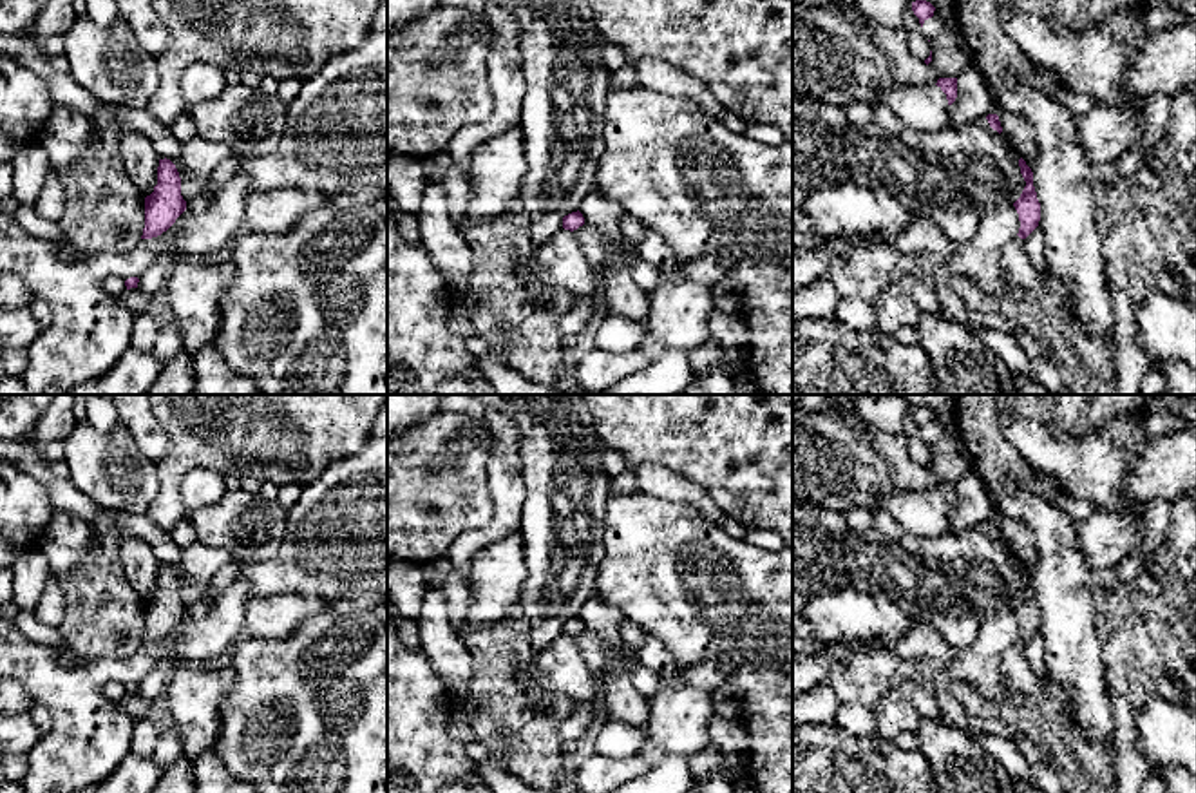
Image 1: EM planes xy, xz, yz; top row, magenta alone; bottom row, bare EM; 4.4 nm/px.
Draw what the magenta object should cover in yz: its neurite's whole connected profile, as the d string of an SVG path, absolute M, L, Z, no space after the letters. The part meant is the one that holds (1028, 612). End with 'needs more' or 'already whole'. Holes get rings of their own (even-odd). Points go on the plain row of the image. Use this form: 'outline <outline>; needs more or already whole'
outline M1020 563L1019 565L1019 572L1020 572L1020 579L1026 587L1026 592L1020 599L1020 603L1013 608L1017 619L1019 619L1019 626L1020 626L1020 634L1019 634L1019 643L1026 645L1037 632L1040 626L1040 608L1037 605L1037 597L1033 592L1033 578L1031 574L1026 570L1026 567Z; already whole

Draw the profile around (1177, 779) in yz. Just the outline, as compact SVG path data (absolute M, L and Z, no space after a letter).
M1151 766L1156 768L1167 786L1167 793L1196 793L1196 775L1182 766Z

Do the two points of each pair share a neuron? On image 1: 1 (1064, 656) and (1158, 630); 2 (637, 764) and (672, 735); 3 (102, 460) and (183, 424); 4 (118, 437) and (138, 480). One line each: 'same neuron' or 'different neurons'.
1: different neurons
2: different neurons
3: different neurons
4: same neuron

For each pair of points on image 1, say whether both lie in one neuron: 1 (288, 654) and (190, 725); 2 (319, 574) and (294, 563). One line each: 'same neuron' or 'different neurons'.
1: different neurons
2: same neuron

